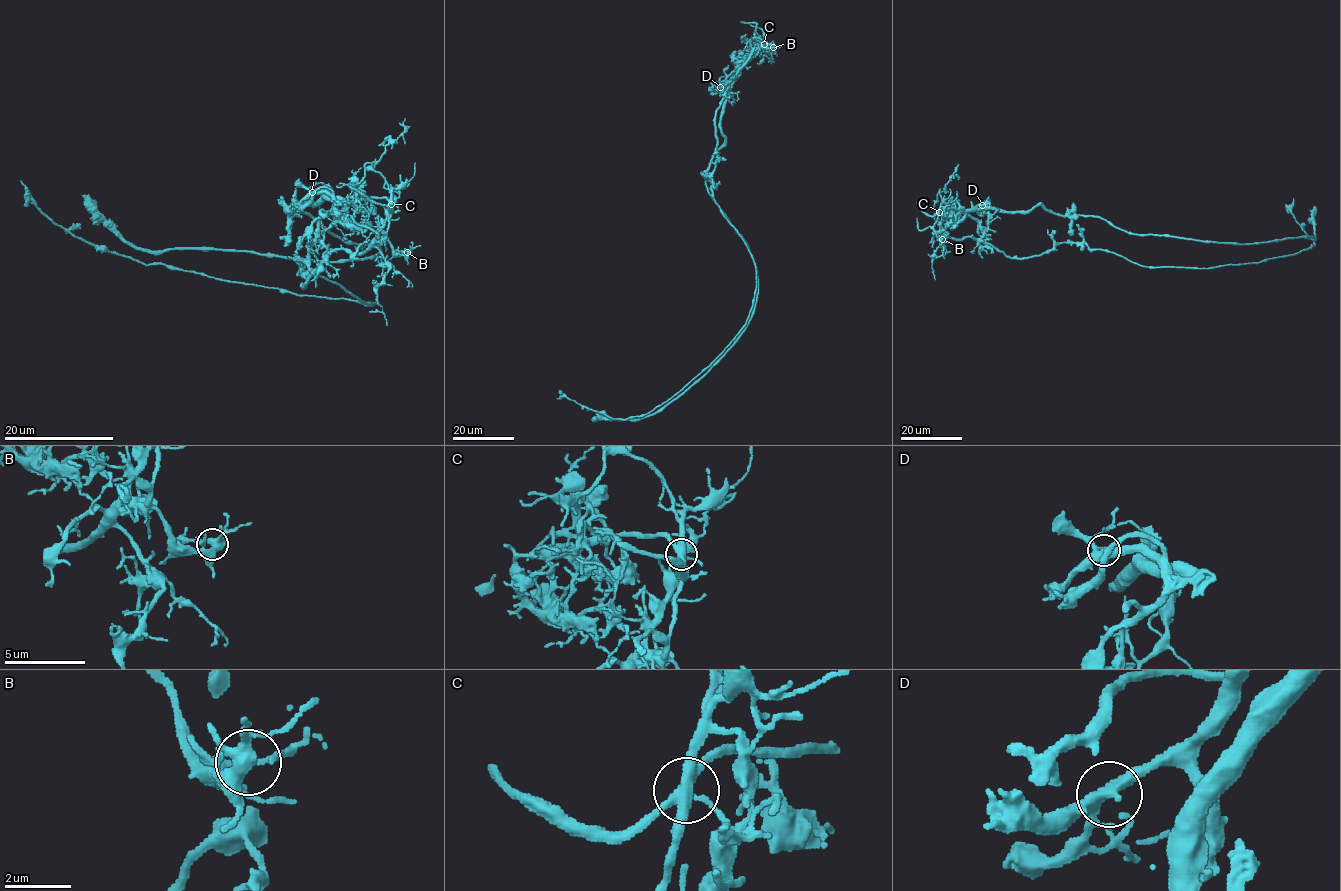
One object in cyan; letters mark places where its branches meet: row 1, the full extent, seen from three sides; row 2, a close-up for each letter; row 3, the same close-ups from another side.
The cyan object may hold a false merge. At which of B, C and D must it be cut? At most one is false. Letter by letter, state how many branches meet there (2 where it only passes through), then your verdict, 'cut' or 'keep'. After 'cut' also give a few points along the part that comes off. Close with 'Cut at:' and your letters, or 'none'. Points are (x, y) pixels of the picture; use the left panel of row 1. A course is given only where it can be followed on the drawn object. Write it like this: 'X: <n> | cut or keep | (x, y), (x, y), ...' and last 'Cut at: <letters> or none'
B: 4 | keep
C: 4 | cut | (391, 204), (384, 239), (333, 250), (304, 287), (297, 259), (370, 305), (113, 254), (54, 224), (21, 180)
D: 4 | keep
Cut at: C

